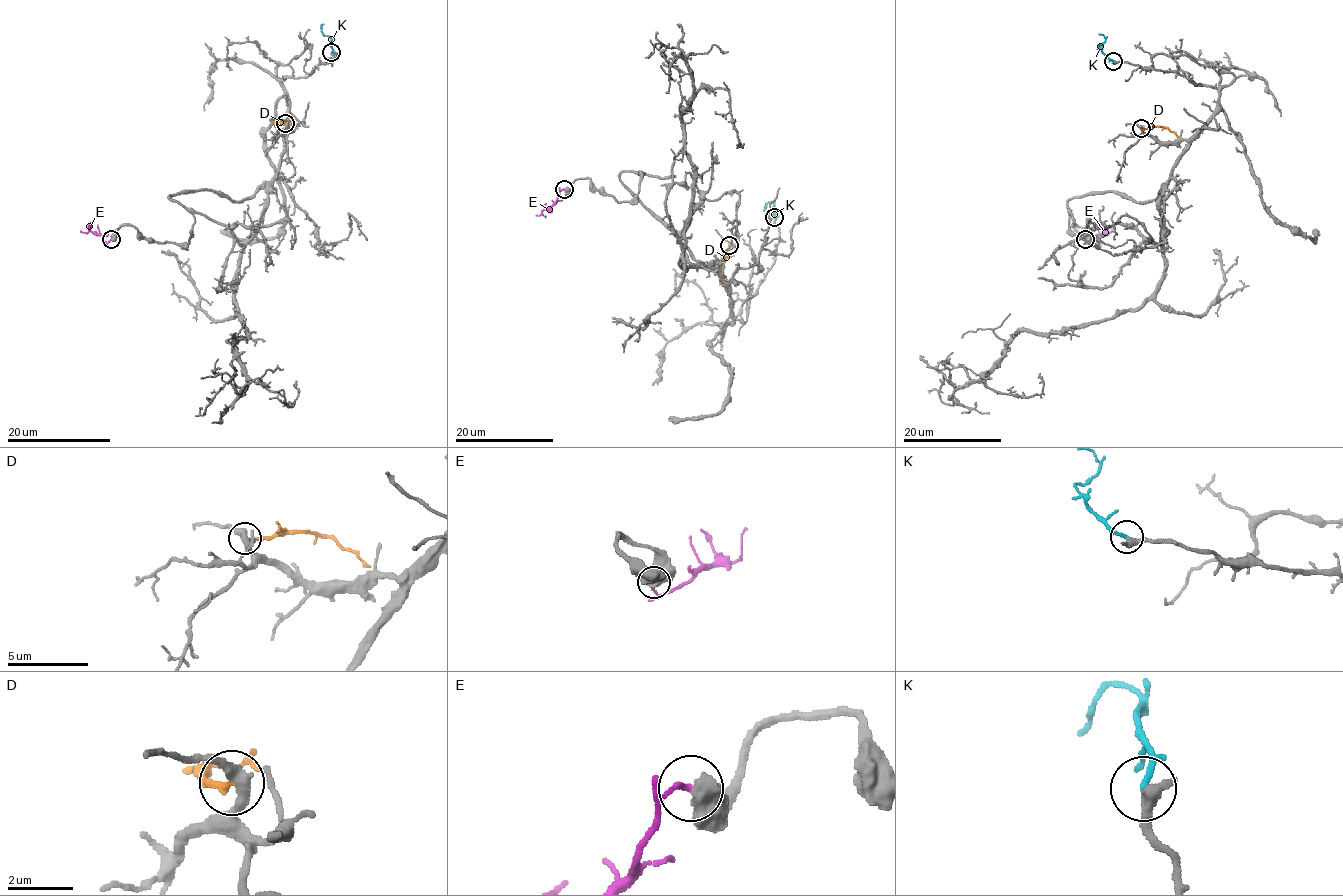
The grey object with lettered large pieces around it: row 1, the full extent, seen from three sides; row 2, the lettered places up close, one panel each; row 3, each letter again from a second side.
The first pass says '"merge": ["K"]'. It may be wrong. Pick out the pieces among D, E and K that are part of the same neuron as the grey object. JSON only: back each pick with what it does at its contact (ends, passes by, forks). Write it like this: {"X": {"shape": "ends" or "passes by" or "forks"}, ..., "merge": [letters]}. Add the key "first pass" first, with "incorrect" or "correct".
{"first pass": "correct", "K": {"shape": "passes by"}, "merge": ["K"]}

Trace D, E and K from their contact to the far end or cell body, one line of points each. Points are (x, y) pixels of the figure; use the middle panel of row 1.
D: (729, 245), (719, 272), (723, 283)
E: (565, 189), (541, 213), (545, 218)
K: (773, 218), (771, 202), (765, 209), (766, 203)

